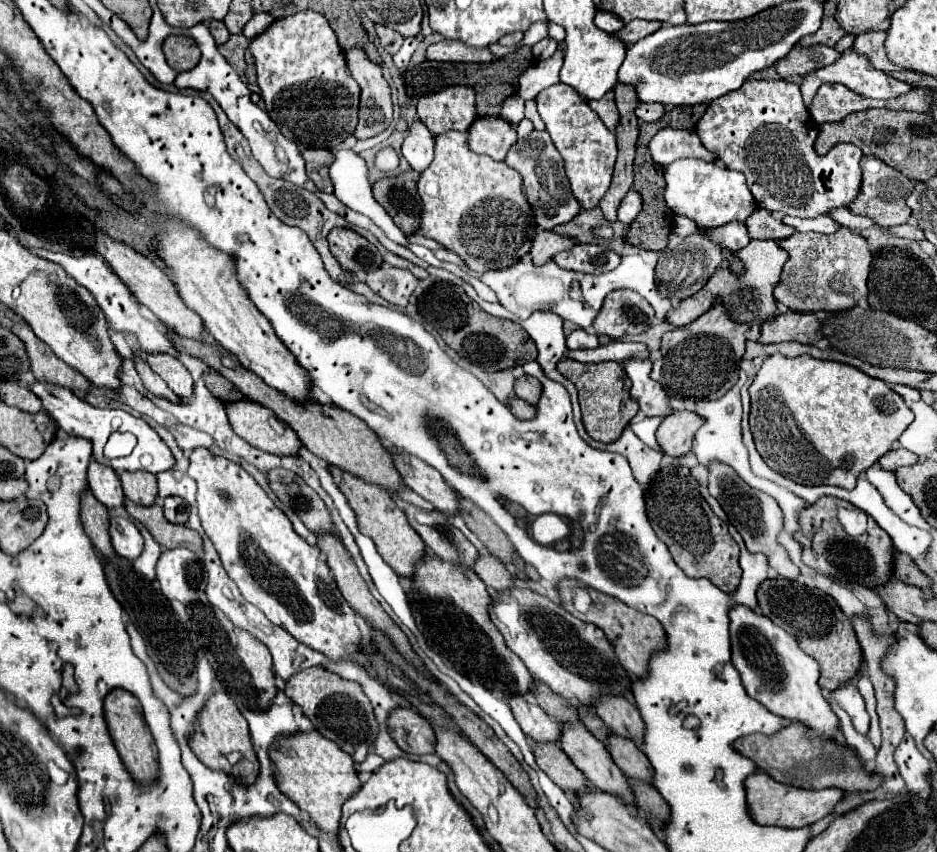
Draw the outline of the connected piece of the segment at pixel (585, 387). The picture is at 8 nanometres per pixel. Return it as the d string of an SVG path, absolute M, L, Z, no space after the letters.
M561 359L557 363L557 371L561 375L565 375L567 379L571 379L575 383L577 391L579 391L583 425L585 425L587 433L601 443L617 441L619 435L623 433L625 425L639 411L637 401L633 401L633 397L629 395L631 381L625 375L621 363L613 363L613 361L607 361L607 363L579 363L579 361L573 361L573 359Z

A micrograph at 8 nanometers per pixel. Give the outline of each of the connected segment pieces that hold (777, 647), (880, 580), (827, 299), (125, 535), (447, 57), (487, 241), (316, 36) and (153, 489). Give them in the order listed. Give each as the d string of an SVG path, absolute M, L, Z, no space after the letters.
M735 605L729 617L733 665L741 673L747 695L767 707L773 715L803 723L807 729L811 729L809 735L817 739L837 739L839 719L831 711L829 701L821 695L821 687L817 683L821 675L819 663L801 651L797 641L787 631L773 625L769 617L743 605Z
M821 497L813 505L807 505L805 509L801 509L801 513L797 515L797 521L799 521L797 541L803 547L805 565L833 579L849 581L849 583L853 581L869 589L885 585L891 579L891 569L893 569L893 553L891 553L889 535L871 517L867 521L867 531L863 535L859 537L847 535L835 517L837 505L851 507L847 501L841 501L835 497Z
M843 227L831 235L795 233L795 237L779 241L779 245L789 253L773 291L779 303L793 311L837 311L857 305L859 299L867 299L871 251L859 233Z
M111 517L109 519L109 535L111 535L111 545L119 557L137 559L141 555L143 537L131 519Z
M439 41L427 49L427 59L435 61L467 61L467 63L489 63L497 61L489 47L485 49L469 49L463 41Z
M467 133L437 135L435 159L421 173L417 193L423 203L421 233L457 253L471 271L481 275L491 269L505 269L505 257L513 263L529 253L537 223L523 193L521 175L507 163L473 153L467 147Z
M299 11L291 17L277 19L269 29L255 37L249 47L255 57L257 83L261 87L261 97L265 101L267 113L287 139L295 141L301 147L333 149L349 135L353 135L357 125L361 89L345 65L343 49L339 47L329 21L321 13Z
M121 473L123 495L137 505L153 505L157 497L157 479L151 473Z

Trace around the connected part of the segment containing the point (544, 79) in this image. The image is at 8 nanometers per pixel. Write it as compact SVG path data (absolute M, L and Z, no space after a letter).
M555 51L553 57L549 57L547 61L539 61L537 65L525 69L519 77L519 91L517 95L527 101L527 99L535 99L539 91L543 91L545 87L551 87L555 83L559 83L559 69L563 65L563 51Z

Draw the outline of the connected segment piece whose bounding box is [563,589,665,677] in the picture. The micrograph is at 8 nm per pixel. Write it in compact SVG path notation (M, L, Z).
M589 589L591 593L591 599L593 599L593 607L587 611L587 613L579 613L573 609L571 601L563 601L563 605L567 607L567 611L575 617L579 617L581 621L587 621L587 623L593 623L597 625L599 629L603 629L607 641L611 643L619 663L623 665L623 669L627 669L629 673L641 677L647 673L647 663L649 663L649 657L661 649L665 645L665 633L663 633L663 627L661 623L647 615L647 613L641 613L637 609L631 609L627 607L623 601L619 601L617 597L609 597L605 593L599 593L595 589Z

